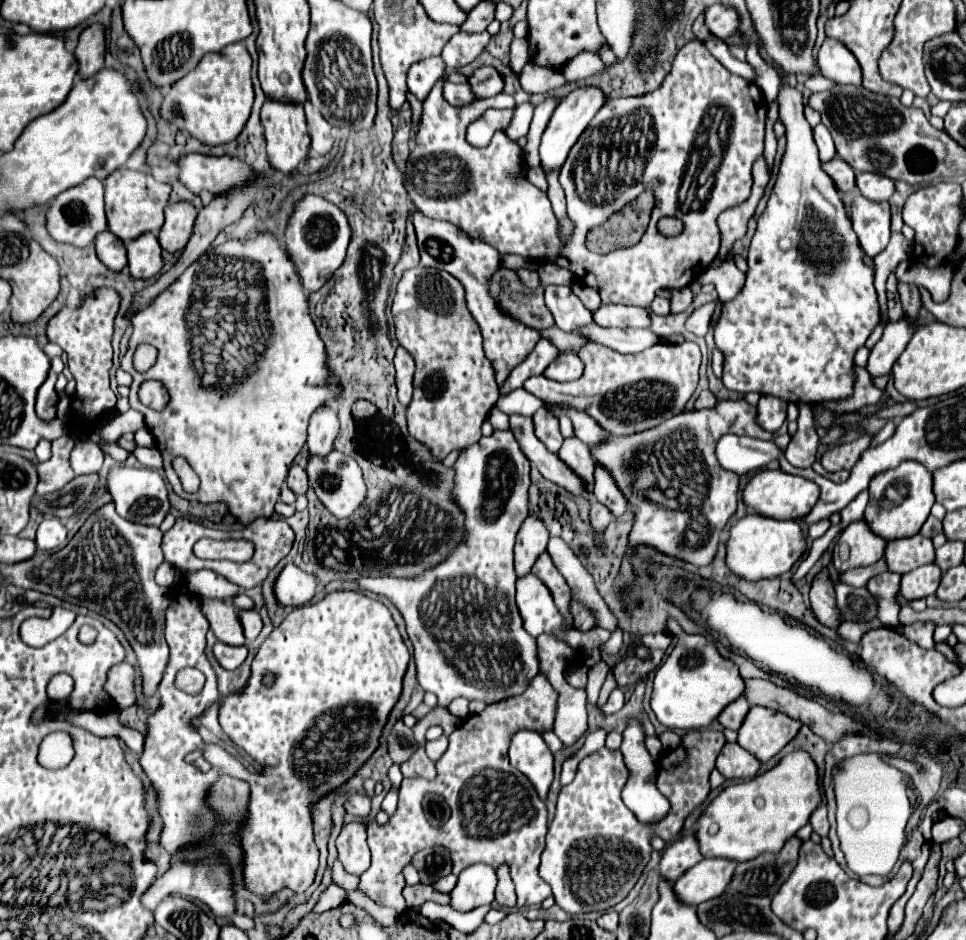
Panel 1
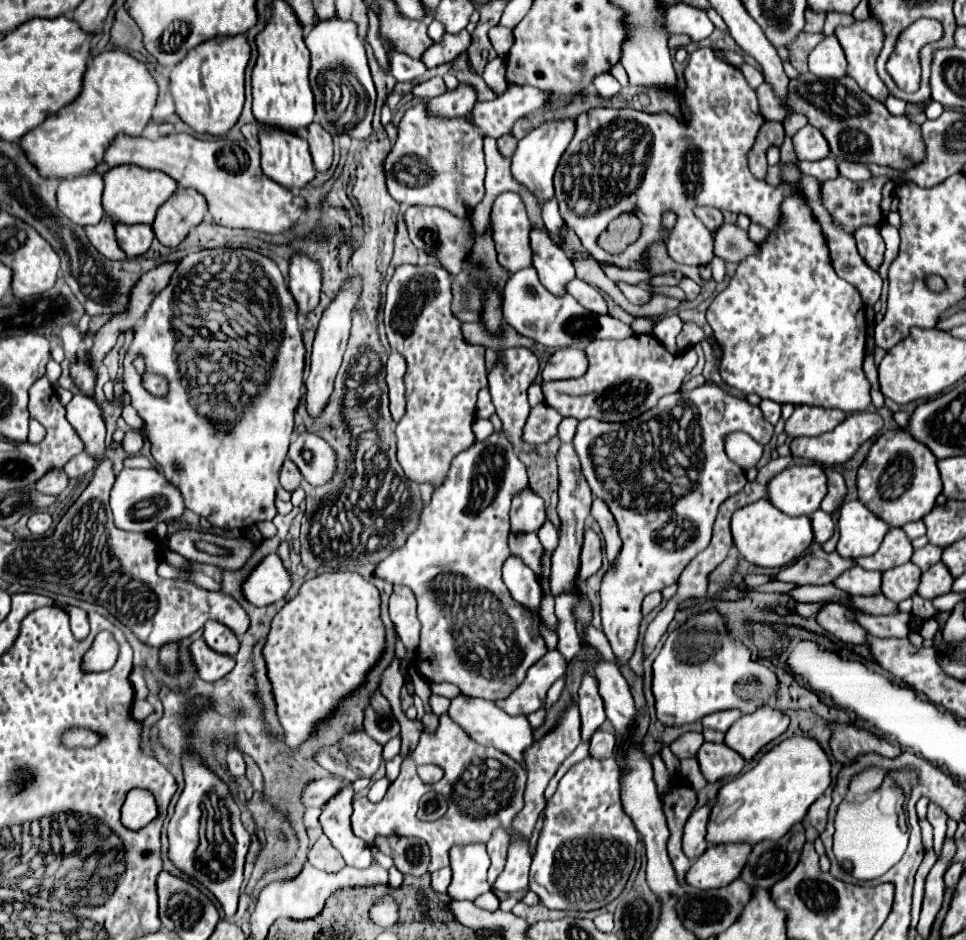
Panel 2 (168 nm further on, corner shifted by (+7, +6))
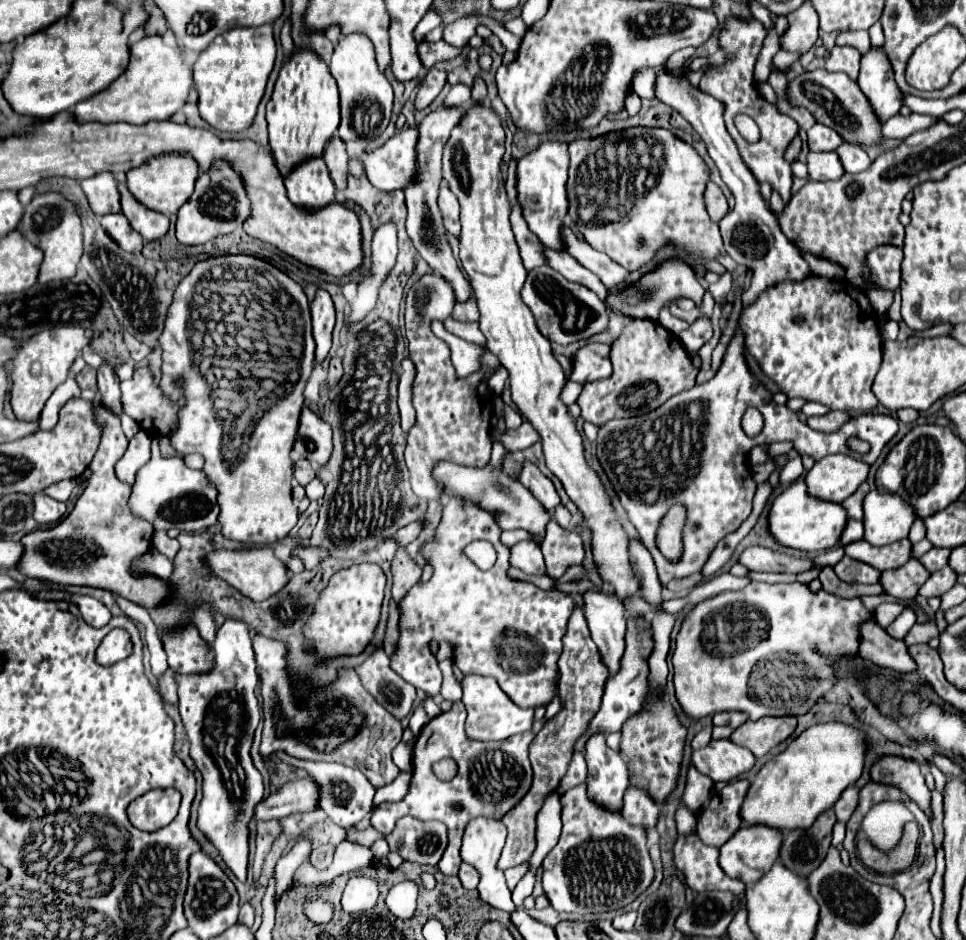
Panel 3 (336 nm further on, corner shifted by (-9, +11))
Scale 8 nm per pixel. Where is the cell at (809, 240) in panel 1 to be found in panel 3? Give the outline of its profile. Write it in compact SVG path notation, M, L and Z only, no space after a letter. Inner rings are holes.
M808 275L802 281L782 281L770 285L760 297L742 307L738 327L744 333L746 351L758 361L764 375L768 375L788 399L800 397L804 401L816 401L828 409L842 411L872 411L878 401L872 393L872 381L882 363L882 335L878 317L872 317L874 309L868 295L850 281Z

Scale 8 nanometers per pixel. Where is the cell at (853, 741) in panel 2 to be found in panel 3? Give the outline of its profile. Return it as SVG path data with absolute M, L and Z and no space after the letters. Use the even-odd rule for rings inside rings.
M880 755L870 767L870 777L872 781L900 787L930 815L930 791L924 785L924 773L916 759L902 755Z

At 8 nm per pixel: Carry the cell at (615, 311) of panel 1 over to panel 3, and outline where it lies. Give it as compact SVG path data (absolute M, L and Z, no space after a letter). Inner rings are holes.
M546 249L546 257L548 257L548 265L552 269L556 269L558 273L562 273L568 281L574 281L574 283L580 283L580 285L592 289L602 301L608 299L608 295L610 295L608 287L600 281L600 277L594 275L592 271L588 271L584 265L580 265L572 255Z

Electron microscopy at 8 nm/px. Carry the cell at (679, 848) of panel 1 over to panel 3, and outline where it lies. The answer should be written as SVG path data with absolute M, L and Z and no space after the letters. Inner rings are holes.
M732 781L718 791L698 817L698 837L712 847L722 847L740 827L740 805L748 791L748 781Z

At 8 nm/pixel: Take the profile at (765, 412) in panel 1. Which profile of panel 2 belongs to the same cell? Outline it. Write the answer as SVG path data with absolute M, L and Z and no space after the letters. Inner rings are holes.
M762 400L762 404L760 404L760 410L762 410L764 418L766 418L770 424L776 424L776 422L780 420L780 410L782 410L782 406L780 406L780 404L776 404L776 402Z

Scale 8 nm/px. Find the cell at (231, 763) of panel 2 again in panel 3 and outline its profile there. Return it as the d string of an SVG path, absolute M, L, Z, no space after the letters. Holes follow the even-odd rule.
M254 635L256 661L262 677L262 699L264 699L264 731L260 755L268 757L274 751L284 751L298 759L308 761L334 761L358 767L374 787L382 787L396 779L400 773L392 761L392 749L402 739L402 725L372 695L362 687L356 671L342 671L340 679L326 687L312 691L306 707L294 705L294 689L284 671L284 643ZM352 721L356 725L354 735L346 735L346 727Z

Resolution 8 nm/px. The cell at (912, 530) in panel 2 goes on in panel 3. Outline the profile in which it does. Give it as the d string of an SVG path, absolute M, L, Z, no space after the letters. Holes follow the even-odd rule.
M916 519L916 521L914 521L914 525L912 525L912 529L910 529L908 539L910 539L912 543L918 543L918 541L920 541L920 539L924 539L924 537L926 537L924 521L922 521L922 519Z

